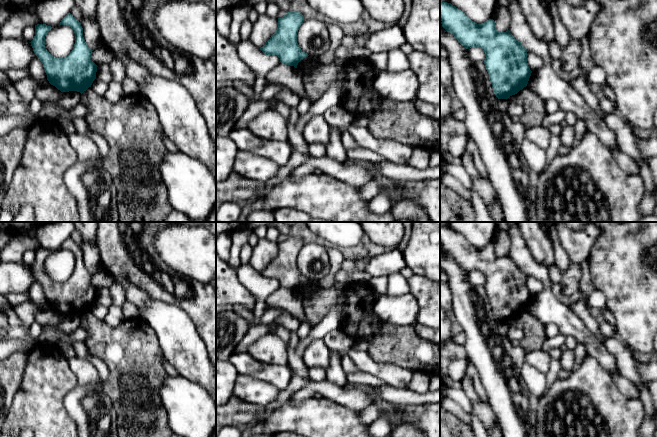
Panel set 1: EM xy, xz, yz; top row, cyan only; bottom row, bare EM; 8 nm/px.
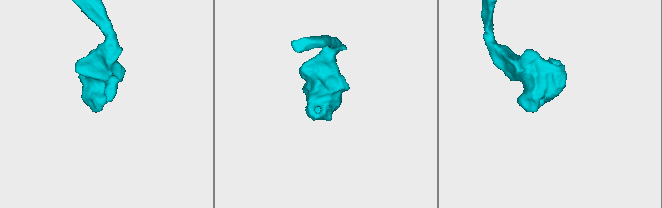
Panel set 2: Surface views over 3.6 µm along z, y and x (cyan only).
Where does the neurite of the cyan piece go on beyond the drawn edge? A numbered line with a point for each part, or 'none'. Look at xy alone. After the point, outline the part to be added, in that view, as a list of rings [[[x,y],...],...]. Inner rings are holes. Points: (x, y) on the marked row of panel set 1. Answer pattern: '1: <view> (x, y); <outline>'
none

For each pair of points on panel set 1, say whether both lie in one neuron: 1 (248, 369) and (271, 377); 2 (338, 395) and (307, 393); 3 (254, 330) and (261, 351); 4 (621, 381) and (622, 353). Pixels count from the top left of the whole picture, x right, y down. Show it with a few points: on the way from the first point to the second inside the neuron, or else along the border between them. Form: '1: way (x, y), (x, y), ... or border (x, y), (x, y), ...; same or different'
1: way (254, 369), (265, 372); same
2: way (330, 391), (315, 389); same
3: border (272, 332), (259, 336), (246, 352); different
4: border (619, 373), (627, 377), (636, 386); different

